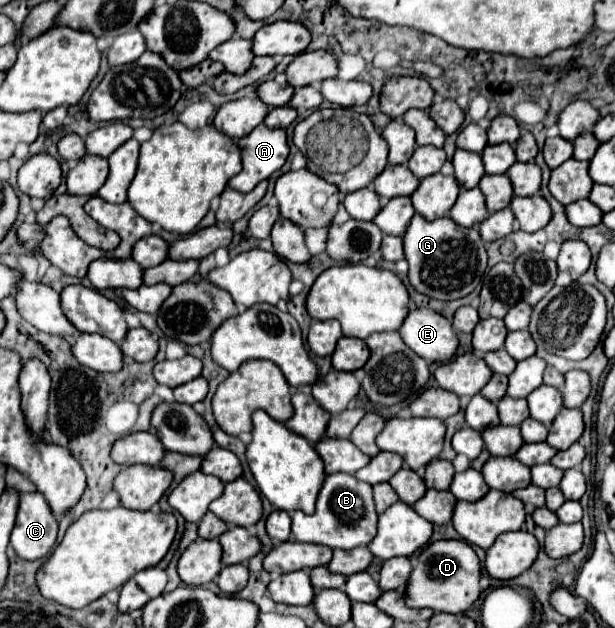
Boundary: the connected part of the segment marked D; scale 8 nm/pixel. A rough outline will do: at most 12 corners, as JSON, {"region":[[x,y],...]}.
{"region":[[465,540],[413,558],[411,608],[467,612],[481,596],[481,562]]}

